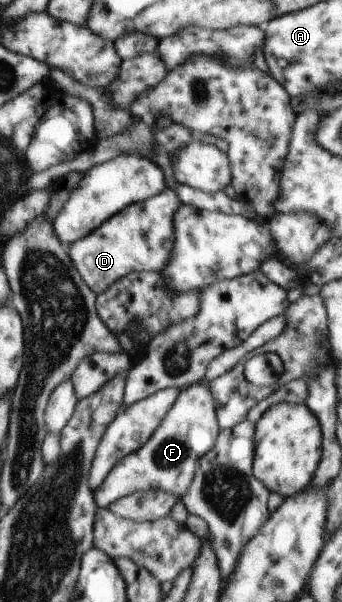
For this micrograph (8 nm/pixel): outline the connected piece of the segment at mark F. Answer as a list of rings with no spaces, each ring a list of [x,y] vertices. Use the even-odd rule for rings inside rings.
[[[203,381],[182,389],[171,410],[167,411],[165,418],[160,422],[153,436],[139,450],[124,456],[117,462],[108,472],[101,486],[93,491],[97,506],[107,509],[113,501],[121,497],[147,491],[167,491],[174,494],[177,500],[181,499],[188,493],[188,488],[191,486],[198,469],[199,459],[215,446],[220,429],[216,417],[214,398],[207,383]]]

